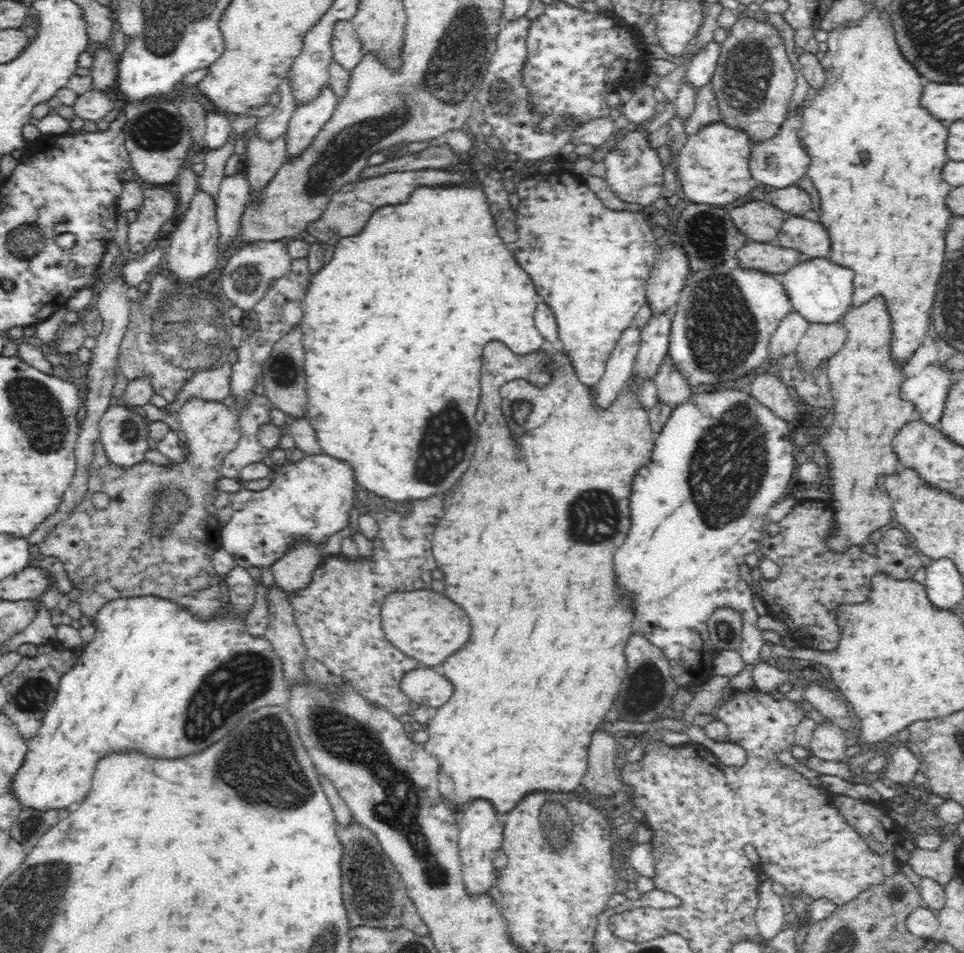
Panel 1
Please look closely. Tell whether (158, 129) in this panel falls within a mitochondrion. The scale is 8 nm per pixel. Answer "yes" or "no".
yes

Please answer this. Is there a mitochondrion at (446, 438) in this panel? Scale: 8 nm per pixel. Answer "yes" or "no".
yes

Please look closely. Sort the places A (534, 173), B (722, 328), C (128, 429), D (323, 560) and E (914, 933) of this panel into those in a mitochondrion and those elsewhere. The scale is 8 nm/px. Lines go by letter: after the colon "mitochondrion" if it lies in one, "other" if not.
A: other
B: mitochondrion
C: mitochondrion
D: other
E: other

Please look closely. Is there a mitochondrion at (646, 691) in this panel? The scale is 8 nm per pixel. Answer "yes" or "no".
yes

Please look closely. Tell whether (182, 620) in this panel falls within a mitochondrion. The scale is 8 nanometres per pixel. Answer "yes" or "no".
no

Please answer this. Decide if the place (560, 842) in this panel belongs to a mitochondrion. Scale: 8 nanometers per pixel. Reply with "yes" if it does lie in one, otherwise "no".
yes

